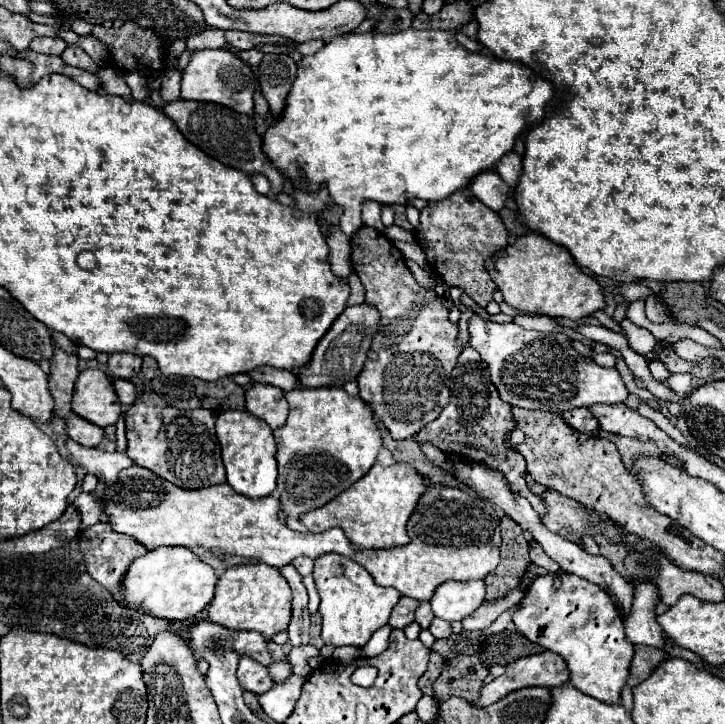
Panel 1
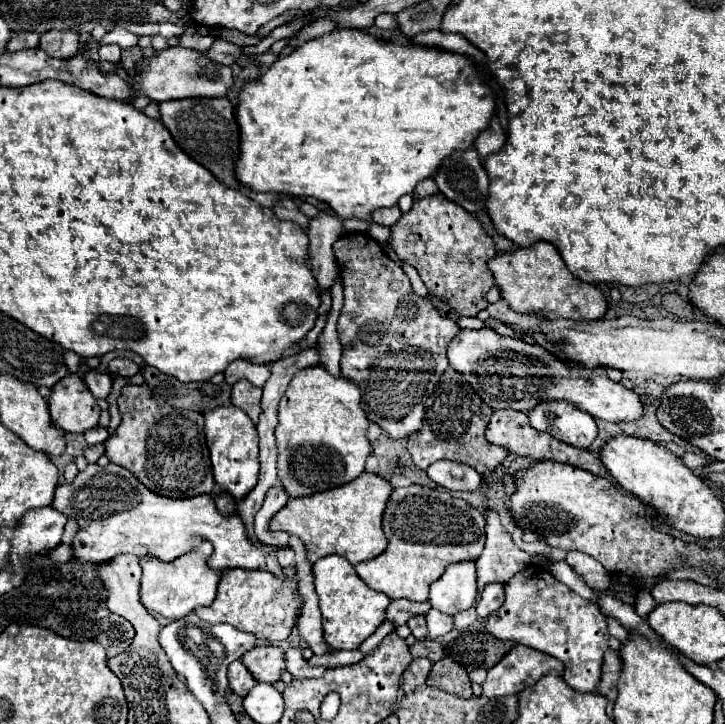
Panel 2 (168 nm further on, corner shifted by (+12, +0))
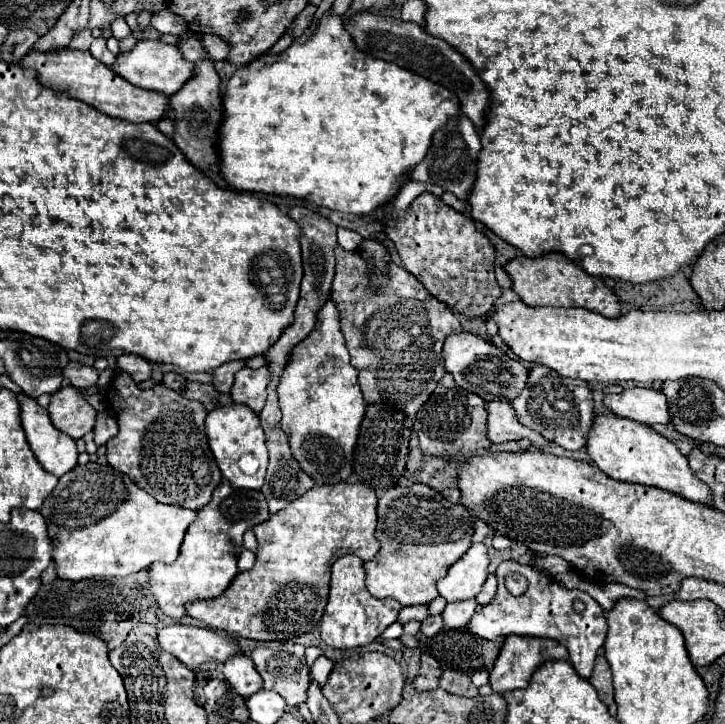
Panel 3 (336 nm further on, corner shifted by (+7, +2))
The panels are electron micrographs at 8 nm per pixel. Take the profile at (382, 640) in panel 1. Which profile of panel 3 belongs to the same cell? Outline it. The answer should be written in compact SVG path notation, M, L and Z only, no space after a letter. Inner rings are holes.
M407 606L399 612L399 622L409 622L409 620L425 620L429 616L427 606Z

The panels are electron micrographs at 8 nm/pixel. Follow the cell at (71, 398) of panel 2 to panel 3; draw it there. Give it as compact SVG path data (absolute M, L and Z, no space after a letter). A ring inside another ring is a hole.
M63 386L51 396L47 414L57 430L71 438L83 438L95 426L95 408L73 386Z

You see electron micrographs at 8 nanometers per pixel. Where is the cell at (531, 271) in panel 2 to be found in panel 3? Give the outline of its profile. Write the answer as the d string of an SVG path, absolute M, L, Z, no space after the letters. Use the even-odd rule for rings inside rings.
M545 254L541 258L517 256L507 262L505 270L513 278L513 290L529 306L565 306L565 308L579 306L609 318L621 316L617 296L603 284L603 280L585 274L577 264L567 260L563 254Z

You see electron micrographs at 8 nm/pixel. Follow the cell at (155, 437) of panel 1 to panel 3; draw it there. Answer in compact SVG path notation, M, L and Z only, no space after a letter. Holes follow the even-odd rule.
M117 370L113 378L113 390L113 412L119 432L107 442L109 466L127 474L161 504L201 510L221 482L221 472L203 430L207 416L205 406L183 398L163 384L141 390L121 370Z

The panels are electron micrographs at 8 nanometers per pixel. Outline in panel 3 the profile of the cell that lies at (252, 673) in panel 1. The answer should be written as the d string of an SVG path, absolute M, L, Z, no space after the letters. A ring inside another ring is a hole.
M237 654L237 656L229 658L221 666L221 672L225 674L227 682L235 688L235 692L241 694L243 698L249 698L251 694L255 694L257 690L263 688L263 680L261 680L259 672L255 670L253 660L245 654Z

